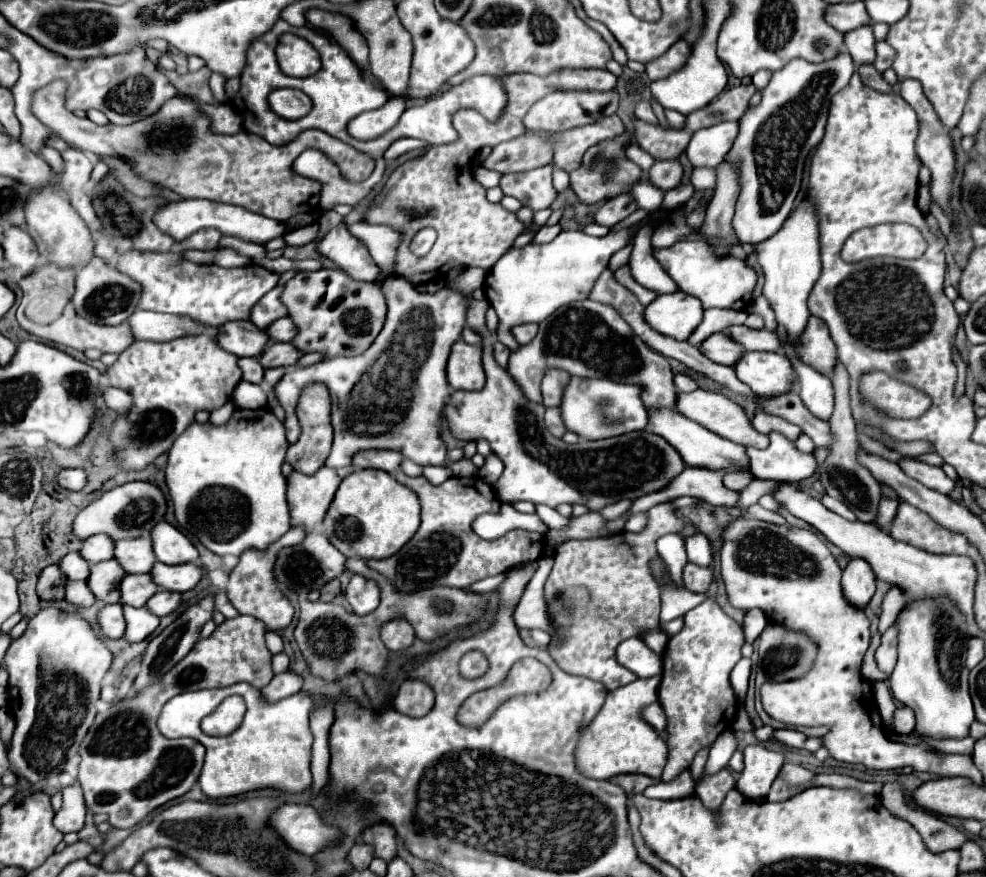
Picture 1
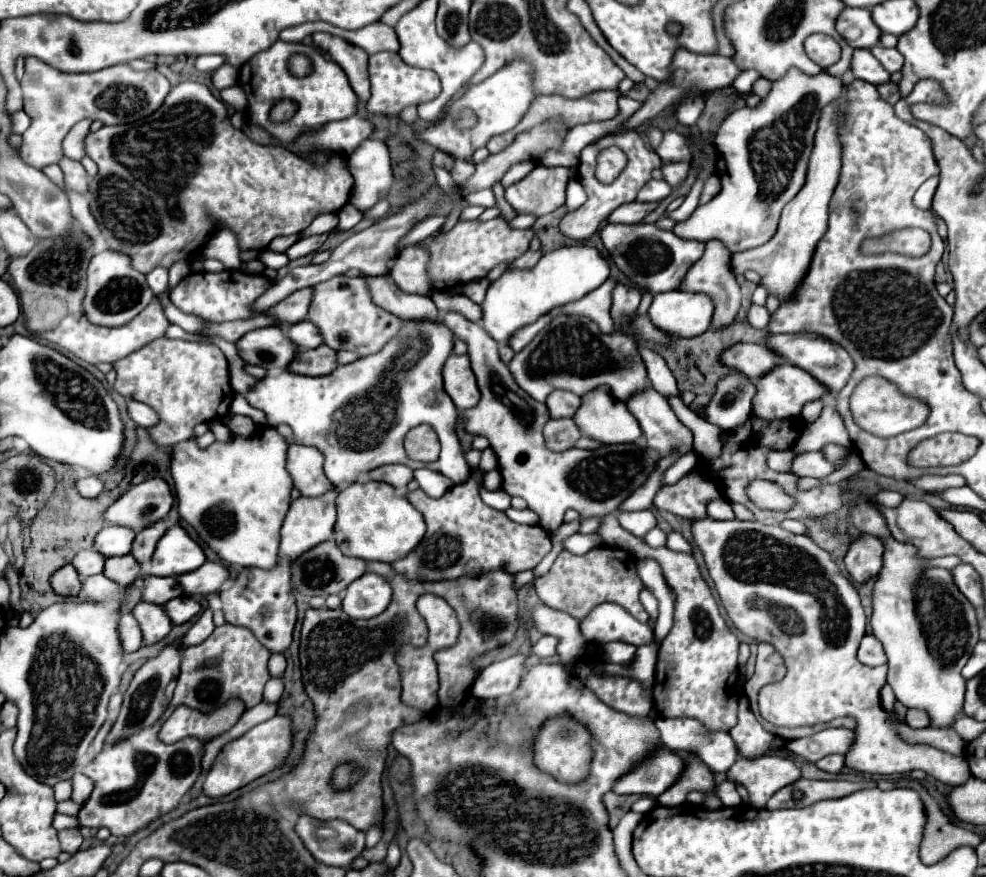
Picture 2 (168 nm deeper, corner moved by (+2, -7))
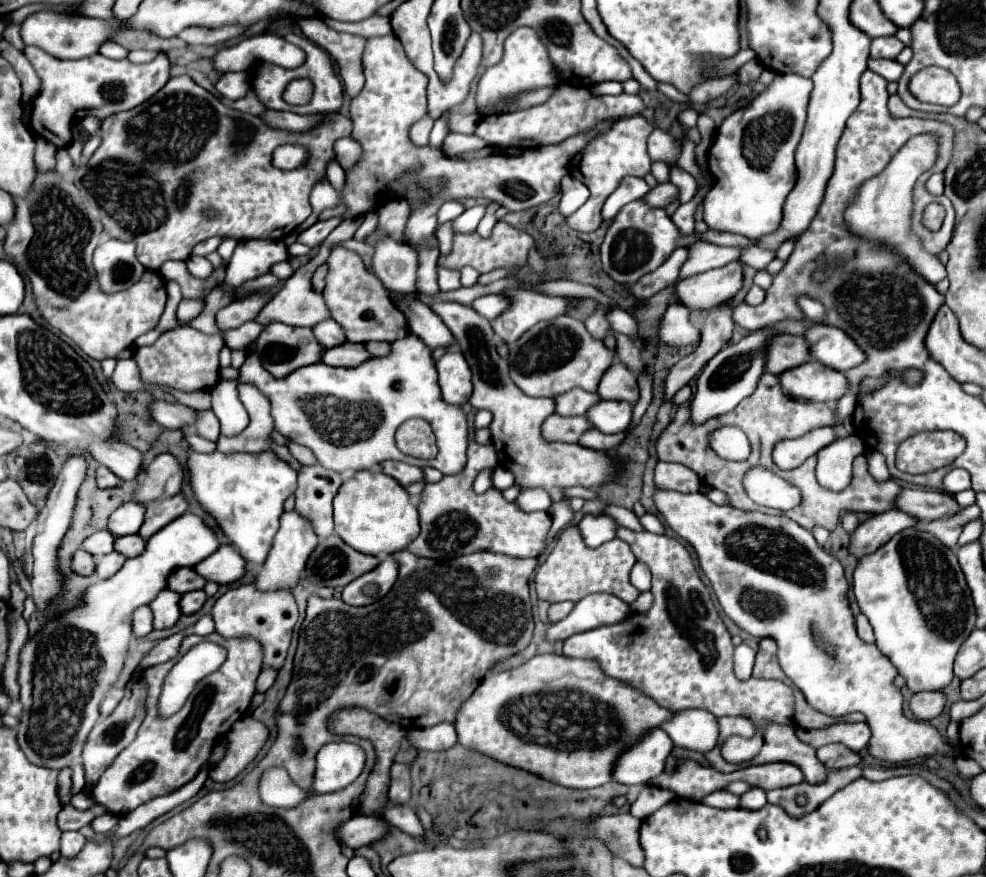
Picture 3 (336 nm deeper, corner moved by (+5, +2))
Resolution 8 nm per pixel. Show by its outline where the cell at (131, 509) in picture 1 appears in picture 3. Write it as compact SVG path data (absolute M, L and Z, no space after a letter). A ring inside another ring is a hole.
M165 452L155 456L147 466L139 482L139 494L135 496L135 500L151 502L171 498L181 492L181 486L183 486L183 466L173 454Z

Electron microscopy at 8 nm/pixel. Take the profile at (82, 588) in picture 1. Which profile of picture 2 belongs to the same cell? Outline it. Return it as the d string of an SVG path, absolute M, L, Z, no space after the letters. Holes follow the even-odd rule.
M102 573L82 579L82 591L80 597L82 599L90 599L90 601L106 601L108 597L112 597L118 591L118 587L106 579Z

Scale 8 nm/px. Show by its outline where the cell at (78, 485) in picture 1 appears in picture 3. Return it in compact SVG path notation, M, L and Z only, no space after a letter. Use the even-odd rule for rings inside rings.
M99 466L99 468L97 468L97 484L99 484L101 488L115 488L115 486L121 484L121 480L119 480L109 468Z

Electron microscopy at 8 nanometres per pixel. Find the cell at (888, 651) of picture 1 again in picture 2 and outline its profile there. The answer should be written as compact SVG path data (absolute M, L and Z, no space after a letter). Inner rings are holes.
M866 635L860 643L860 649L858 649L858 659L864 663L864 665L870 665L870 667L876 667L876 665L886 665L888 663L888 657L884 653L884 647L882 643L874 637L874 635Z

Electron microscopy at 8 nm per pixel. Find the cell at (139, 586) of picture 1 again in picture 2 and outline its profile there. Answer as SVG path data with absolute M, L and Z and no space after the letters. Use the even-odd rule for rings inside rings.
M146 575L142 579L142 599L148 603L164 605L166 601L180 597L182 591L176 585L174 577L156 577L156 575Z

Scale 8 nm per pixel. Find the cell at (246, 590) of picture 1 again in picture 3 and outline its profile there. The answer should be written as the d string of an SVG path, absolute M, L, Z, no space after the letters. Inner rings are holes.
M253 584L233 588L225 592L213 606L211 612L215 620L215 632L221 634L223 638L253 638L261 644L263 648L263 670L273 668L281 670L283 660L287 656L287 648L291 642L293 626L297 622L297 604L293 600L291 592L269 592L269 594L259 594L259 590Z

